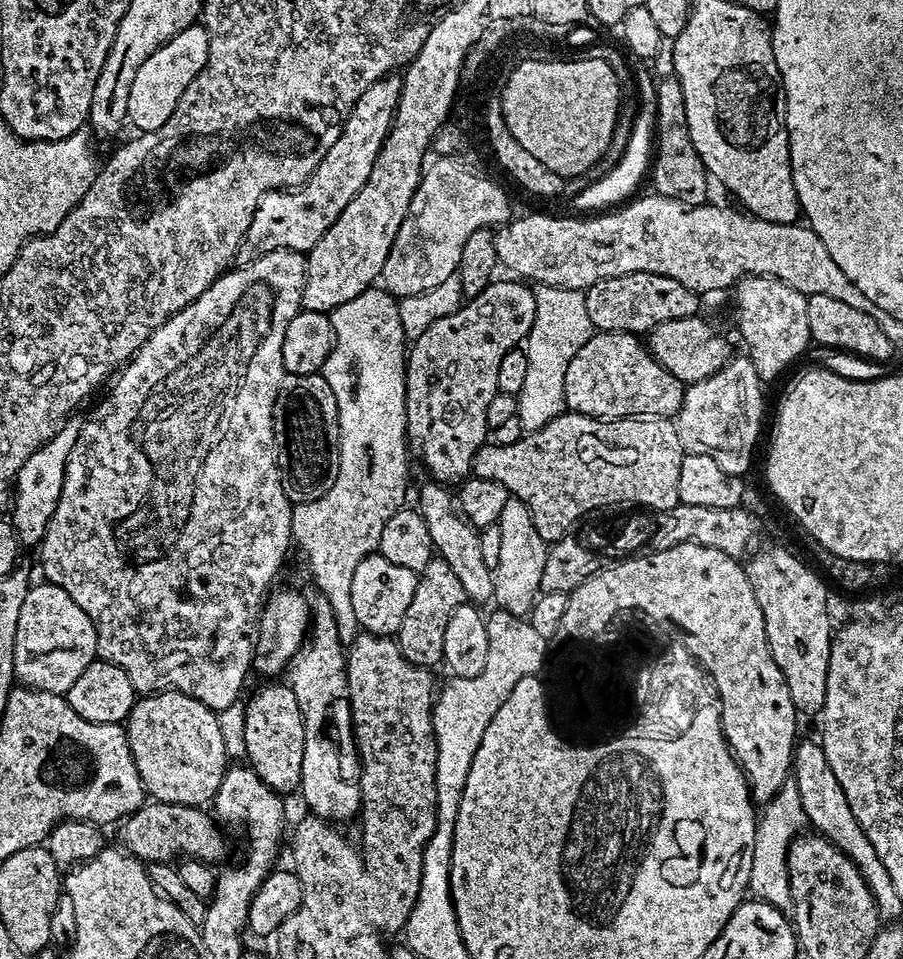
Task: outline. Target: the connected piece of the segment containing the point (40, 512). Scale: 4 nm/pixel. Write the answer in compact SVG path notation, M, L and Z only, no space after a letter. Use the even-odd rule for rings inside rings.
M79 423L65 424L58 430L58 434L54 438L50 438L50 442L46 442L30 456L26 466L22 466L20 473L14 477L16 496L14 492L14 499L10 504L10 513L12 512L10 523L12 529L16 531L16 539L20 541L21 545L36 546L43 540L50 518L56 509L58 498L62 494L66 466L70 454L74 450L74 442L80 437L80 429Z

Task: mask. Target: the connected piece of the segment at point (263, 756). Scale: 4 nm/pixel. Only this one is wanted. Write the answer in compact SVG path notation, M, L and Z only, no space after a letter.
M268 682L265 688L260 688L256 692L256 696L247 697L244 709L246 710L246 760L250 765L252 771L258 774L258 778L262 778L262 782L271 788L277 794L285 794L284 792L295 793L300 786L300 779L302 778L302 742L306 742L306 734L302 726L302 710L298 710L298 698L294 698L294 690L287 683Z

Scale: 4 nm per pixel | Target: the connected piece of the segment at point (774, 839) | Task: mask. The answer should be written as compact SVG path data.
M789 778L774 794L774 798L763 805L756 822L754 838L754 858L750 862L750 882L748 892L755 899L773 904L784 910L792 903L790 878L788 877L788 851L793 840L805 831L808 819L802 808L802 798L798 796L796 781Z

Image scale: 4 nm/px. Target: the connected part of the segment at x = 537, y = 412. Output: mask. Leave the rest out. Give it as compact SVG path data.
M541 284L535 289L535 293L536 317L526 341L526 383L522 385L516 401L516 416L526 430L546 426L546 422L558 418L566 411L566 368L570 366L574 354L578 354L578 350L582 350L582 346L586 346L586 342L594 334L581 289L555 288Z

